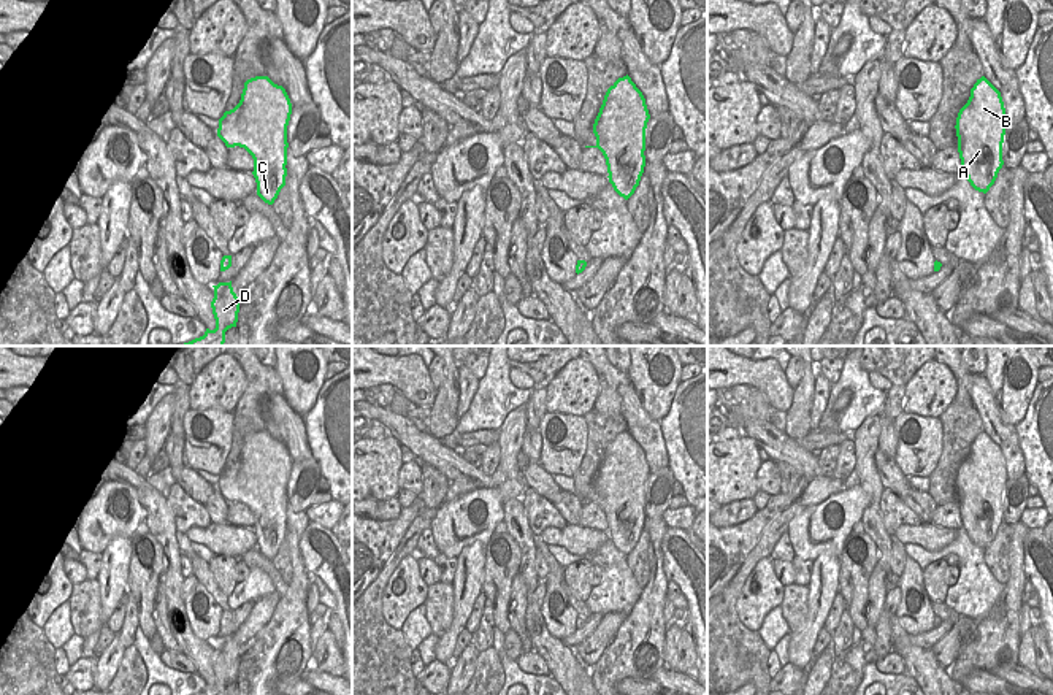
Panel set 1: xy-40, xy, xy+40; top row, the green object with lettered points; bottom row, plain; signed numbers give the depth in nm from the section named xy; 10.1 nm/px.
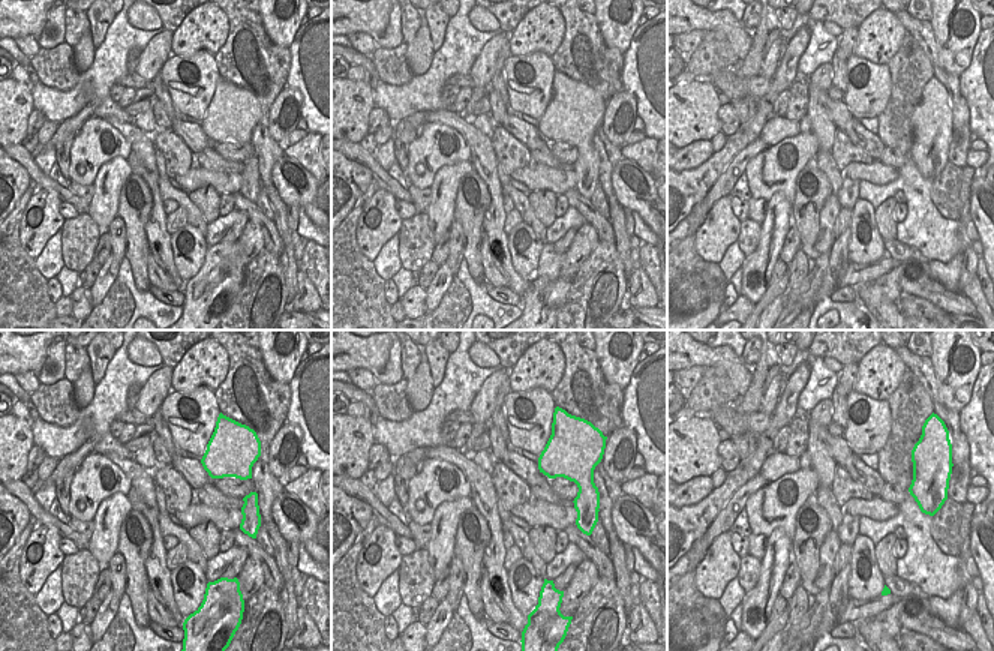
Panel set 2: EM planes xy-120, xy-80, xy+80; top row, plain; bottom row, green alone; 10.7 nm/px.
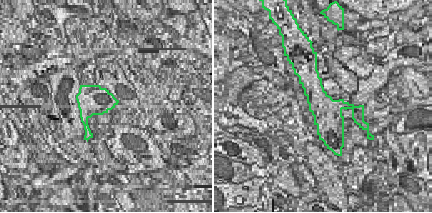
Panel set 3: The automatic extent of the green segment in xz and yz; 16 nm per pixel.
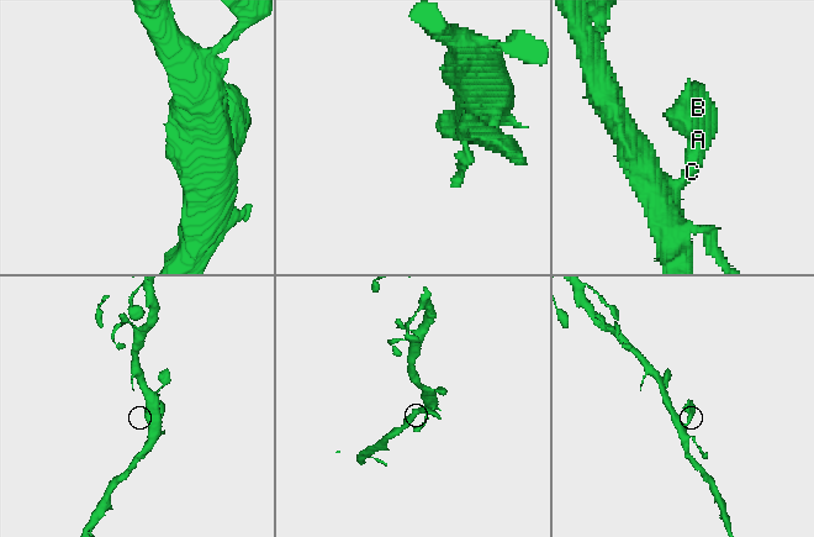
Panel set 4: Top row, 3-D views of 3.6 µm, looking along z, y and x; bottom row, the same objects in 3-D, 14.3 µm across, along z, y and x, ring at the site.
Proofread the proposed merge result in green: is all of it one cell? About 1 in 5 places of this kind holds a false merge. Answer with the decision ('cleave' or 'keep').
keep

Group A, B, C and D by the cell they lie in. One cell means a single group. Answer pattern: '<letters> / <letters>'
A B C D

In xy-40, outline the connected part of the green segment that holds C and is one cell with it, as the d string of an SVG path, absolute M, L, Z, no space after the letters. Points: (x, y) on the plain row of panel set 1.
M268 432L244 438L239 459L219 474L217 492L227 503L244 503L254 514L257 551L273 560L287 532L290 454Z

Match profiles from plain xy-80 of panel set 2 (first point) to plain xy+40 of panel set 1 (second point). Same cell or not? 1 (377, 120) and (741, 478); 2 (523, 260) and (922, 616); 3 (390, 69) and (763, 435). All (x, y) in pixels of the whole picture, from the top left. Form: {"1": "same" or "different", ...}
{"1": "different", "2": "same", "3": "different"}

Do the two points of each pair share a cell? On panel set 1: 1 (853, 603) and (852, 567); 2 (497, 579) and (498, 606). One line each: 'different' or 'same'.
1: same
2: same

